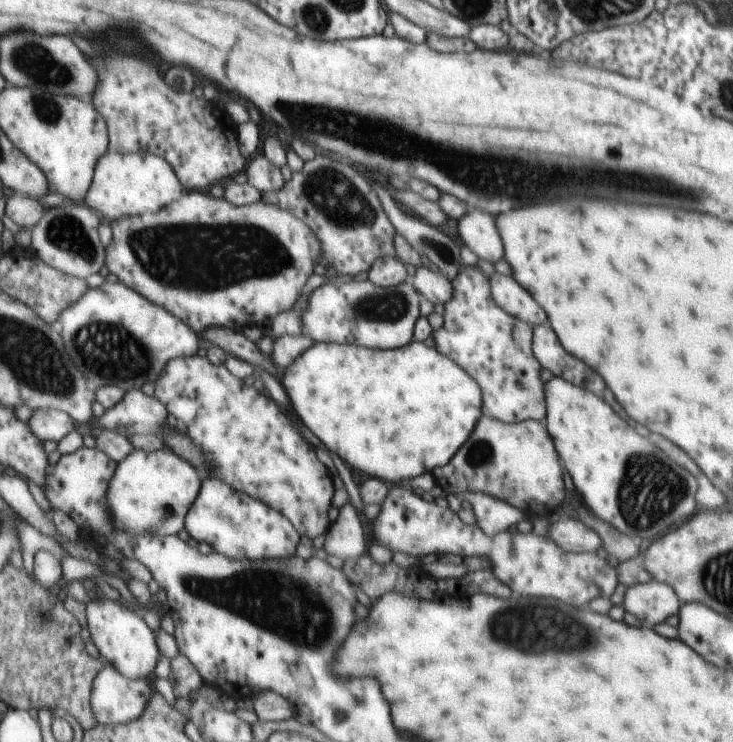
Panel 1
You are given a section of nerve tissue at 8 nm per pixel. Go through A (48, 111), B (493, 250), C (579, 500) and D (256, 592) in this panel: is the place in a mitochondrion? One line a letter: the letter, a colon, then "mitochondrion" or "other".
A: mitochondrion
B: other
C: other
D: mitochondrion

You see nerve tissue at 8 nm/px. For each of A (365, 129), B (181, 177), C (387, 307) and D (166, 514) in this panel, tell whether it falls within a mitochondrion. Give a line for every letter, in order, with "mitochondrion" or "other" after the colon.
A: other
B: other
C: mitochondrion
D: mitochondrion

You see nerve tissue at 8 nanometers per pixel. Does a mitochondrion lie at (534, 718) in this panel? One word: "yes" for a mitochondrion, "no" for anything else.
no

